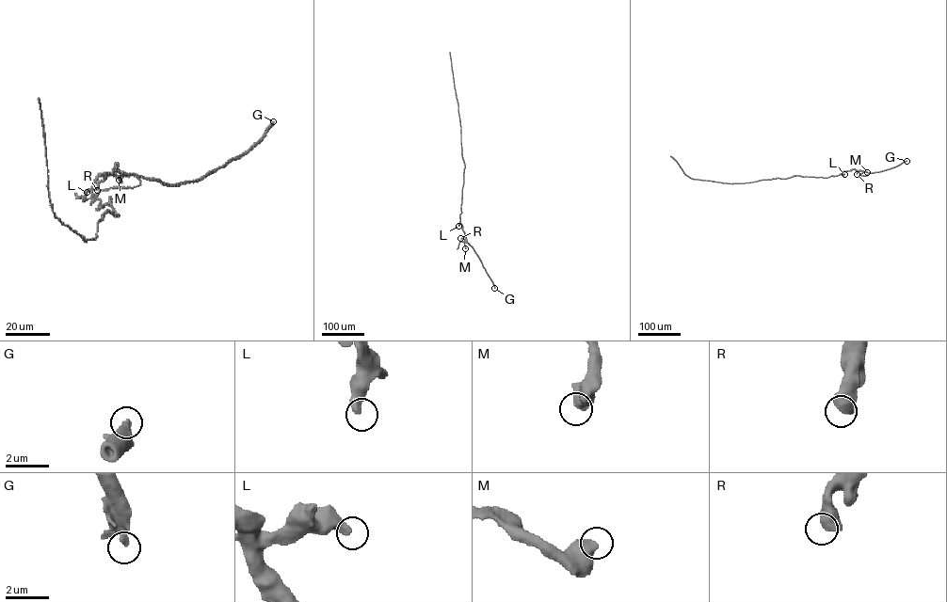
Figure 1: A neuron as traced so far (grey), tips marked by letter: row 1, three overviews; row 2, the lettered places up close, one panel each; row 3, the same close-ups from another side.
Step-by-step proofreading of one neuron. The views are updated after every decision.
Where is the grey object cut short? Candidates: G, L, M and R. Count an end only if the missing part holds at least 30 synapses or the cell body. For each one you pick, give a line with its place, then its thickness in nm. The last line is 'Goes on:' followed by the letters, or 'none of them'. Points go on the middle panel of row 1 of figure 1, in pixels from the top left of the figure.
Goes on: none of them

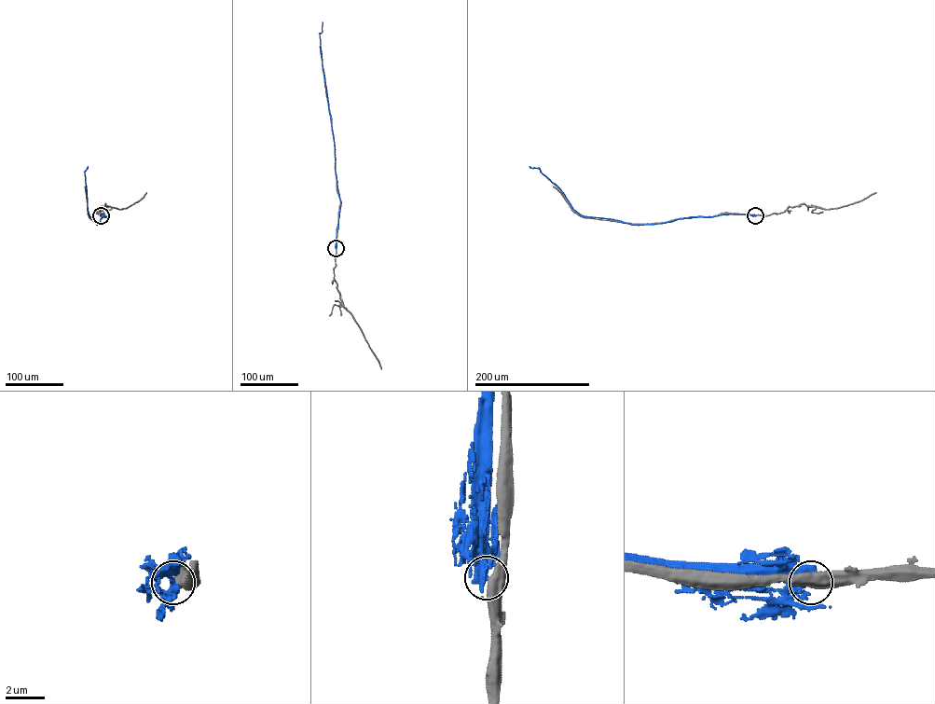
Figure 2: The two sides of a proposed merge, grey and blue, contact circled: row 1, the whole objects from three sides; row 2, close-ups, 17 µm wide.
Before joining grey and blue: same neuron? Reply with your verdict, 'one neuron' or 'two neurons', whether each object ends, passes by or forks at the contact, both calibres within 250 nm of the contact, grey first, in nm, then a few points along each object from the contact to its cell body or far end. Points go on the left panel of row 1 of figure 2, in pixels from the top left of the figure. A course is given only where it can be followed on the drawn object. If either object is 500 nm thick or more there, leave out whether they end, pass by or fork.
two neurons | 550/500 nm | grey via (101, 215), (103, 213), (105, 217), (103, 216), (97, 224), (89, 216), (85, 186) | blue via (101, 215), (105, 216), (97, 225), (89, 213), (85, 172), (88, 166)

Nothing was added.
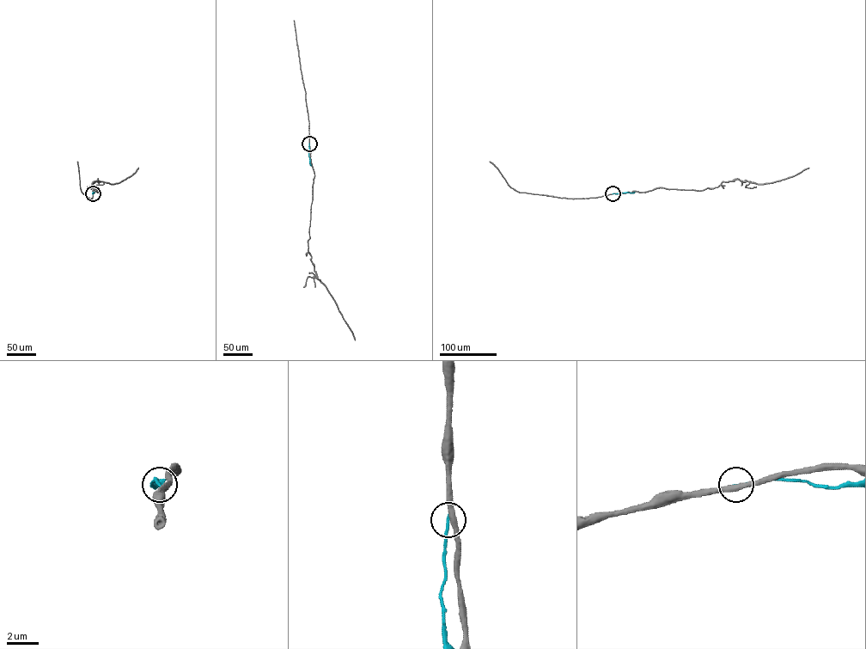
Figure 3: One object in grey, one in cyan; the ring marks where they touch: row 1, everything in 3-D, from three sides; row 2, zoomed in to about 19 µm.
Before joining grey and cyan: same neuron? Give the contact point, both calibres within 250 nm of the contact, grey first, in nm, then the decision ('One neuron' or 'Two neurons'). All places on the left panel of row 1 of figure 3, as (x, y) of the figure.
Place: (93, 193). Thickness 360 nm (grey) against 160 nm. Two neurons

